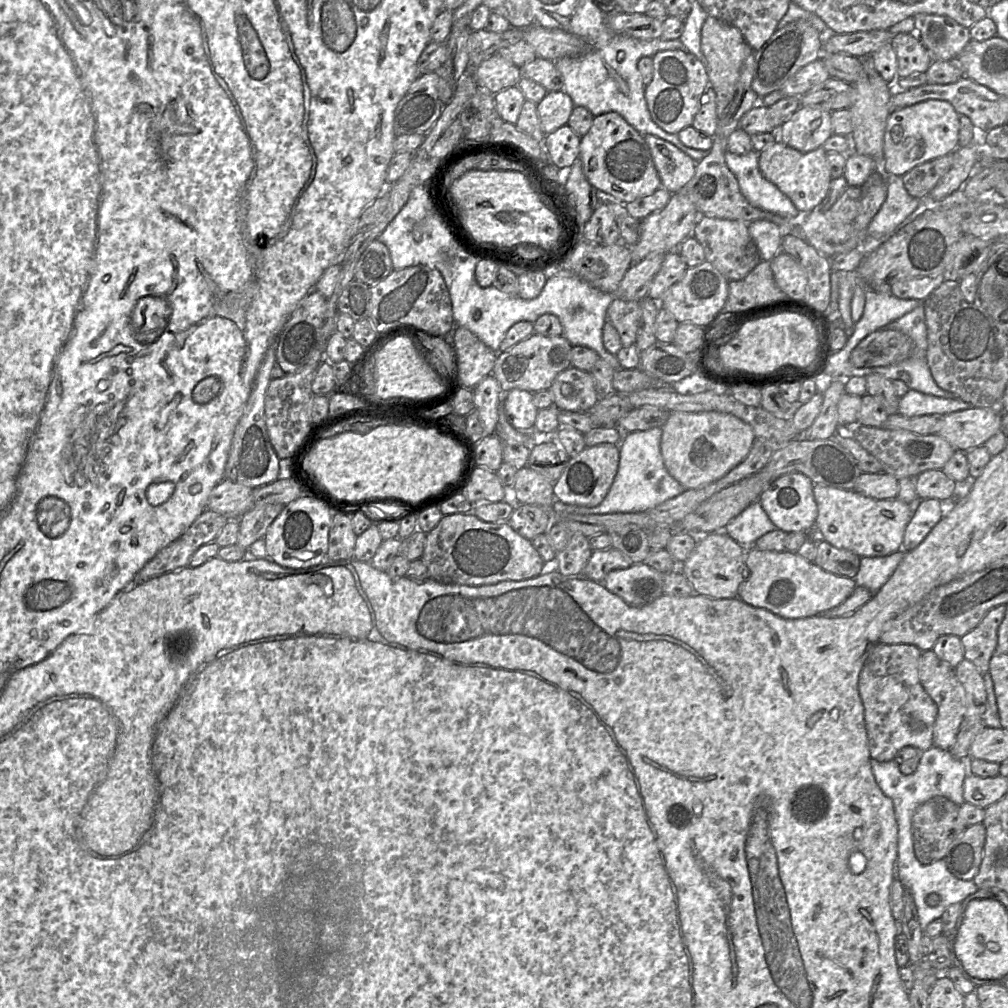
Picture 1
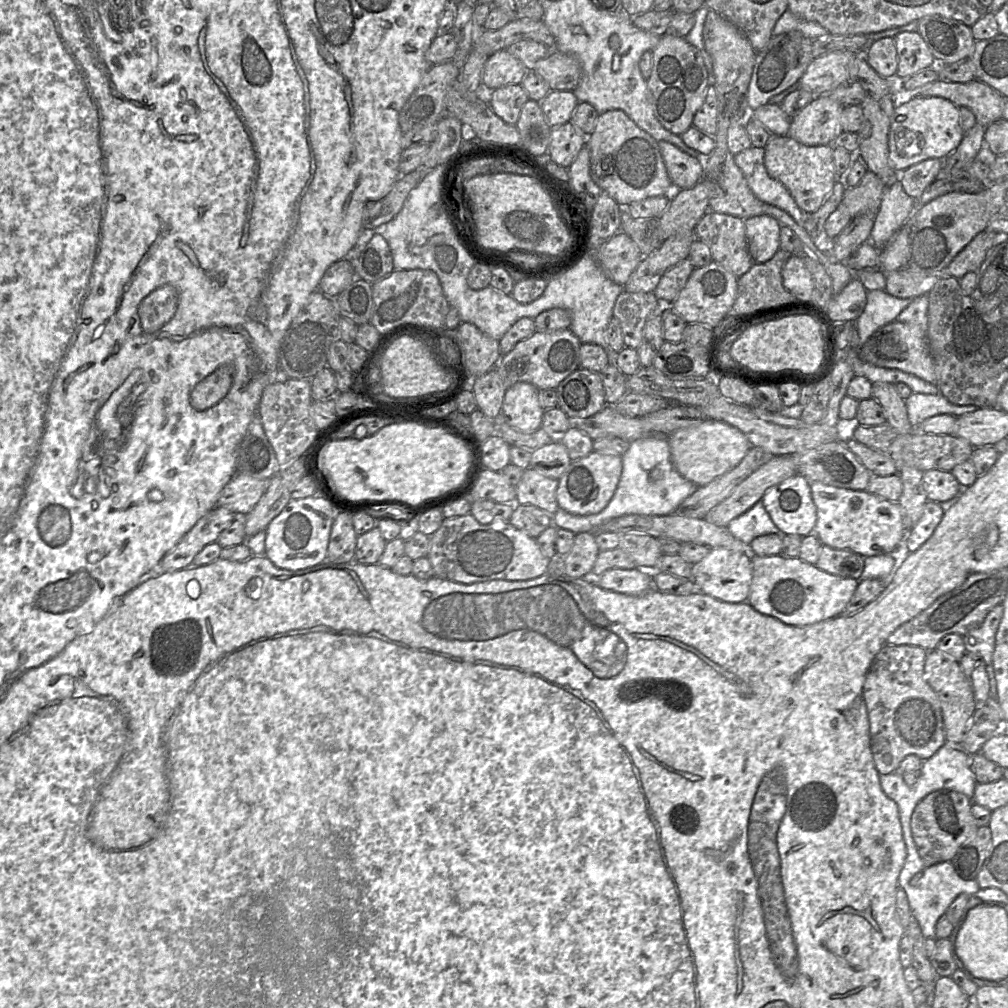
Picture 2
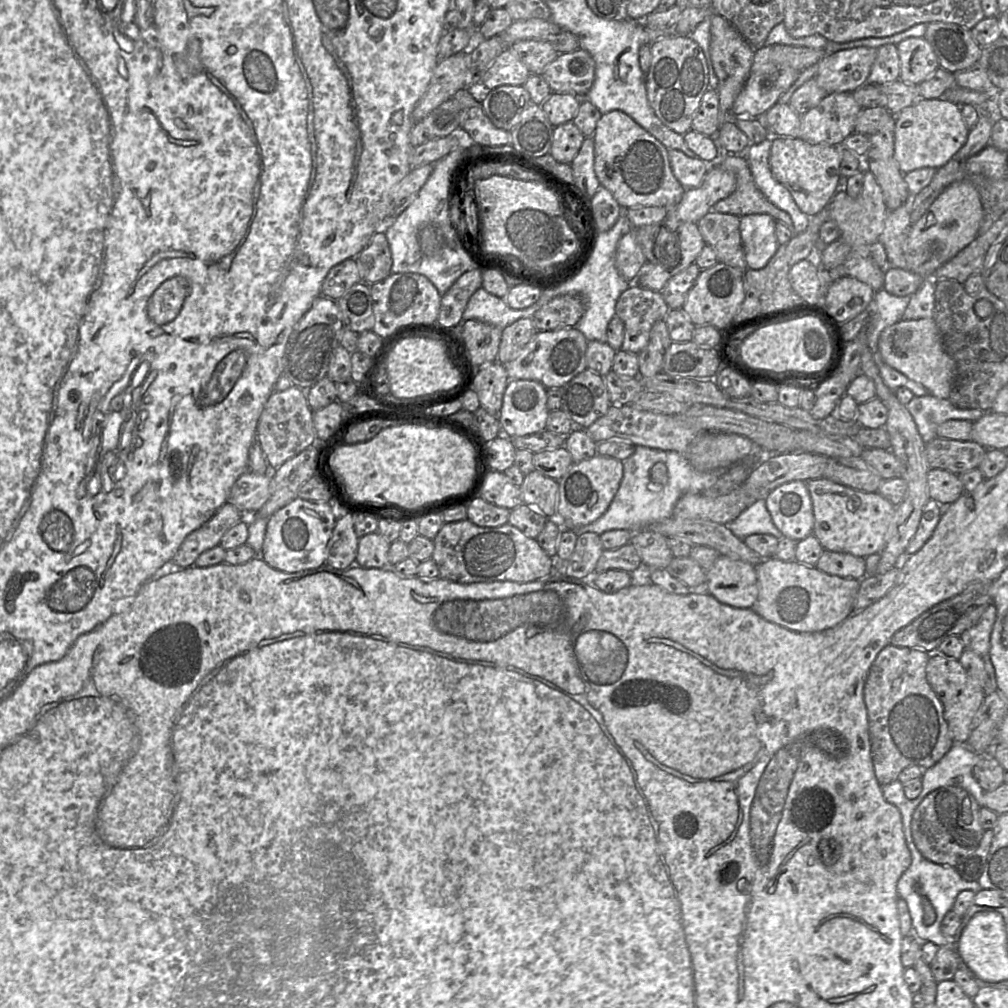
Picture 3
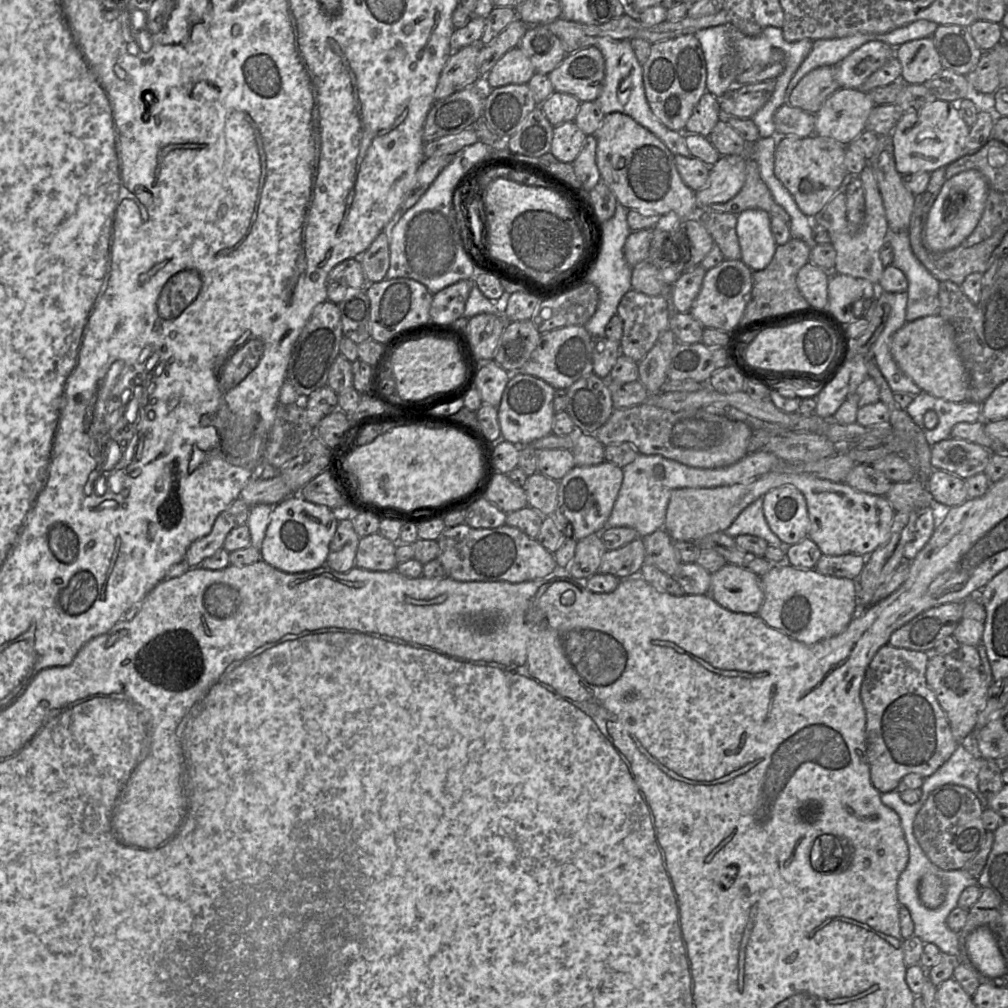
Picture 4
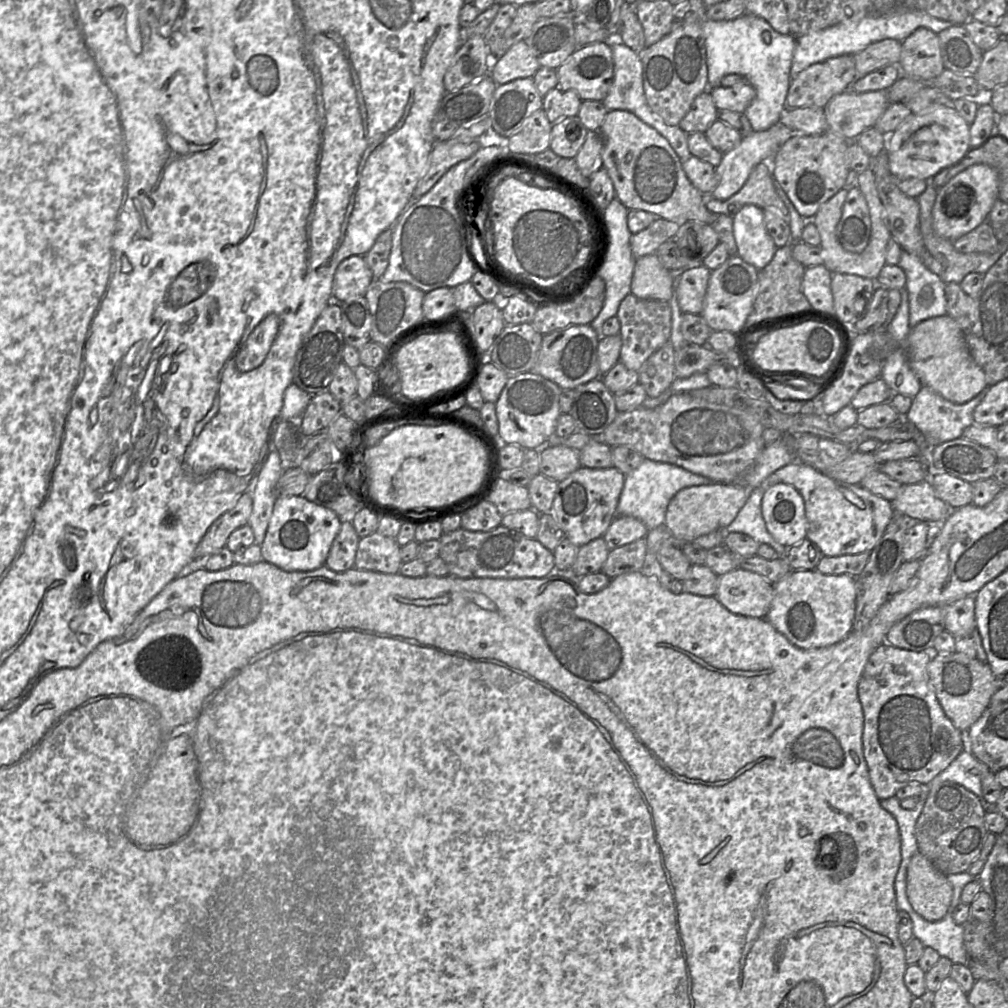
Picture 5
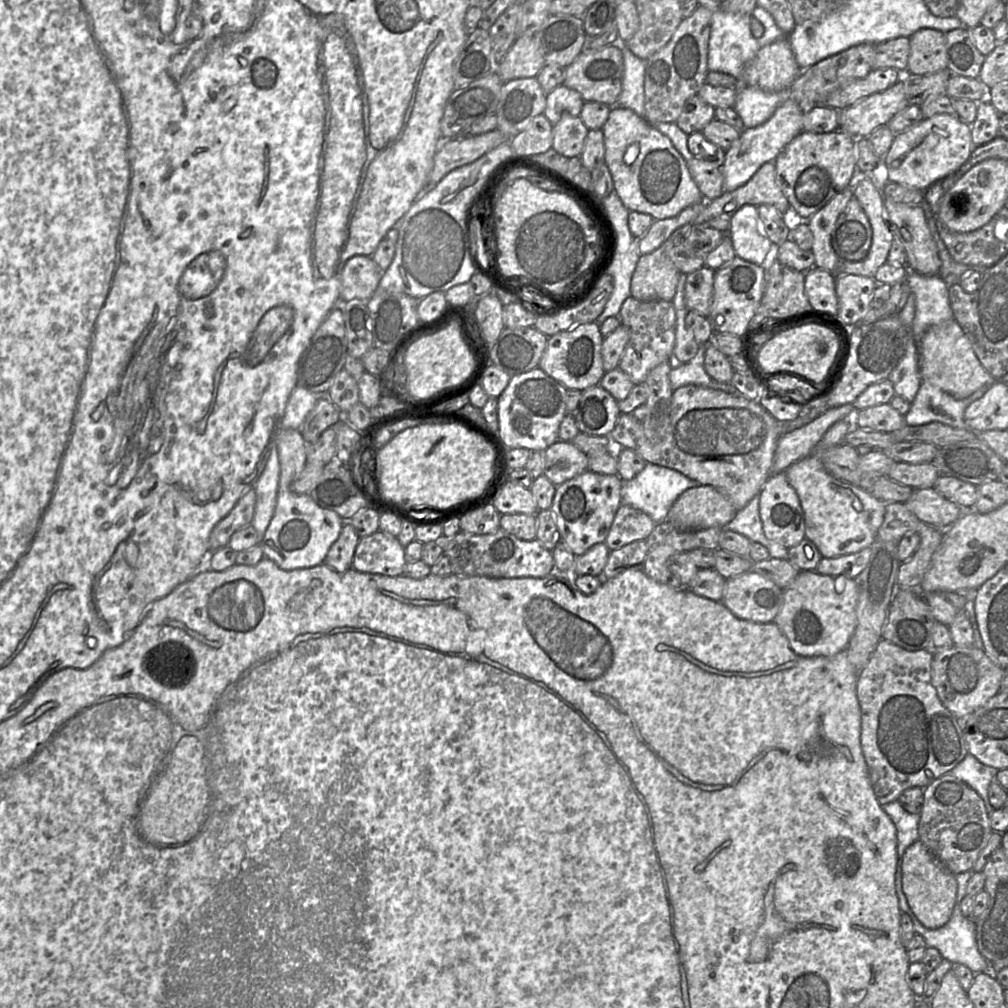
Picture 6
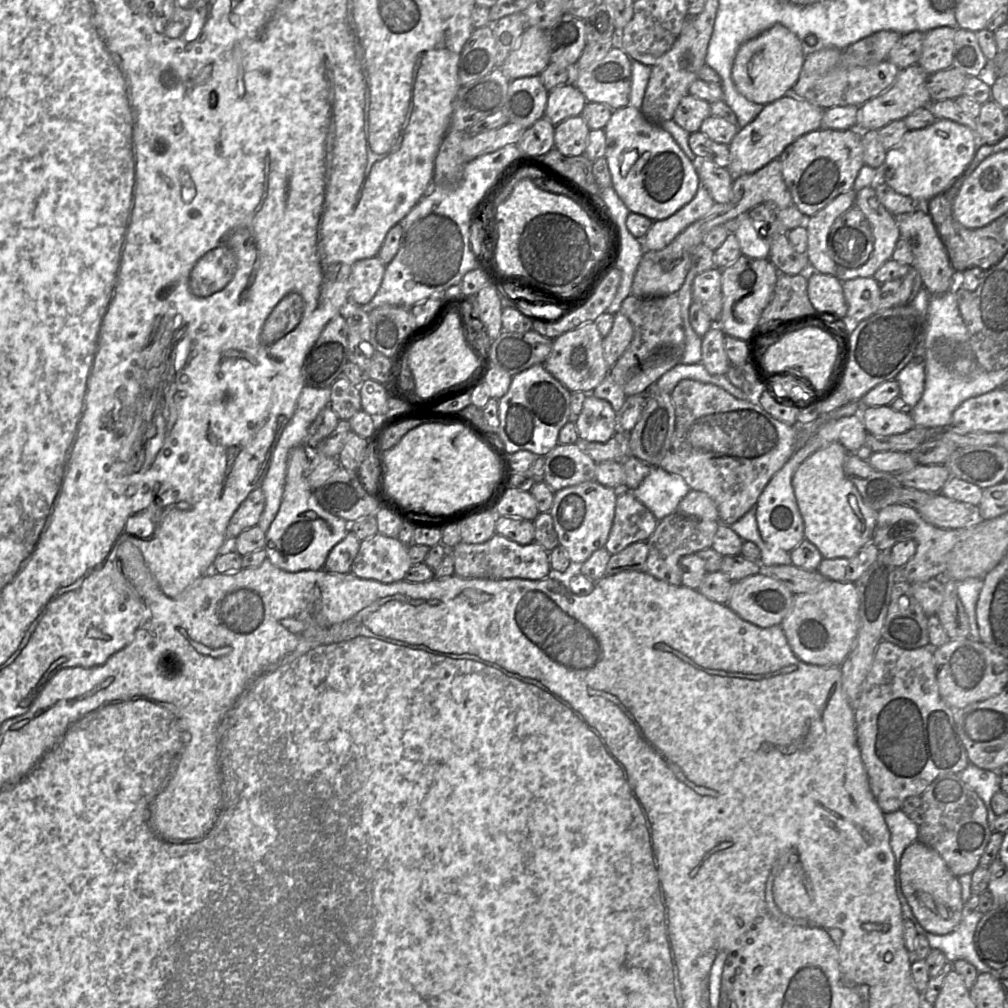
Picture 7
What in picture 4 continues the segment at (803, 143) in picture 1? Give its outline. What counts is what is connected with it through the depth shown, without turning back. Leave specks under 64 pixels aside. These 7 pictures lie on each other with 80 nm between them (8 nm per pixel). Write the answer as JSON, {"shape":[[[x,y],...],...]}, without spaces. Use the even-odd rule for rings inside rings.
{"shape":[[[840,88],[814,114],[814,134],[848,145],[866,129],[867,119],[874,107],[866,92]]]}

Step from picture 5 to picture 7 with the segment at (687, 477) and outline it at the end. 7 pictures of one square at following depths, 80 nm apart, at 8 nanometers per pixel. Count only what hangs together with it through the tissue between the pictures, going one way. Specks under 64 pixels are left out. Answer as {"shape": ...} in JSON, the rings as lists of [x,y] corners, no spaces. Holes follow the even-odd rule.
{"shape":[[[651,467],[642,483],[629,491],[660,521],[677,512],[678,504],[691,489],[680,475]]]}

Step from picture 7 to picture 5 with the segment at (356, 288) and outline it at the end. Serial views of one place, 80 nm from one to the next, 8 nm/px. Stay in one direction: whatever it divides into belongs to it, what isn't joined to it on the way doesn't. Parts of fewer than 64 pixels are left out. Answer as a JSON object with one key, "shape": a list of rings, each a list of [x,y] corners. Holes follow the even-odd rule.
{"shape":[[[350,256],[344,259],[335,271],[332,295],[341,302],[350,297],[364,296],[373,280],[374,277],[364,257]]]}

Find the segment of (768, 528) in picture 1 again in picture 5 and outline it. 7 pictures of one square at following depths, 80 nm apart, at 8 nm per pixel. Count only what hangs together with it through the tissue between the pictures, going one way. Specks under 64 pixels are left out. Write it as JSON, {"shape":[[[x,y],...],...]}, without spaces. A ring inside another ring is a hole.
{"shape":[[[764,487],[753,489],[736,518],[725,528],[725,533],[738,532],[746,534],[759,544],[769,545],[779,557],[784,557],[788,548],[777,543],[767,531],[762,516],[763,496]]]}

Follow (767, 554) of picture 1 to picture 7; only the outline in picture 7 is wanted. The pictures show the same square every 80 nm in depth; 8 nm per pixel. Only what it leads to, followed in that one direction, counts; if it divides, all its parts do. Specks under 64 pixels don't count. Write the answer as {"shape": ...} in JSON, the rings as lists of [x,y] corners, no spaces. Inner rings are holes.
{"shape":[[[825,580],[815,590],[794,595],[792,607],[781,627],[794,655],[802,662],[817,666],[840,666],[851,651],[859,630],[860,598],[855,583]]]}

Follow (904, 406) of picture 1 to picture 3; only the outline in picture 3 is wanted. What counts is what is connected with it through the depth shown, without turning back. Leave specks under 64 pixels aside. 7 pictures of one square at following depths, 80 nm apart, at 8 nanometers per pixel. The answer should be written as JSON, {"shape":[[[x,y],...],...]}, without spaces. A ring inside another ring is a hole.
{"shape":[[[932,395],[914,396],[906,407],[925,444],[937,437],[937,428],[945,421],[956,419],[974,423],[985,413],[980,409],[960,409],[949,399]]]}

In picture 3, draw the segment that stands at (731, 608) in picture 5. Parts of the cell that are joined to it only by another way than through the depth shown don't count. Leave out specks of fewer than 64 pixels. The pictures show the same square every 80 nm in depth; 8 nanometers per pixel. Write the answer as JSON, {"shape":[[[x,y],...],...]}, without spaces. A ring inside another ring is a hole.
{"shape":[[[720,555],[707,570],[702,591],[706,591],[722,604],[734,608],[752,608],[759,592],[755,567]]]}

